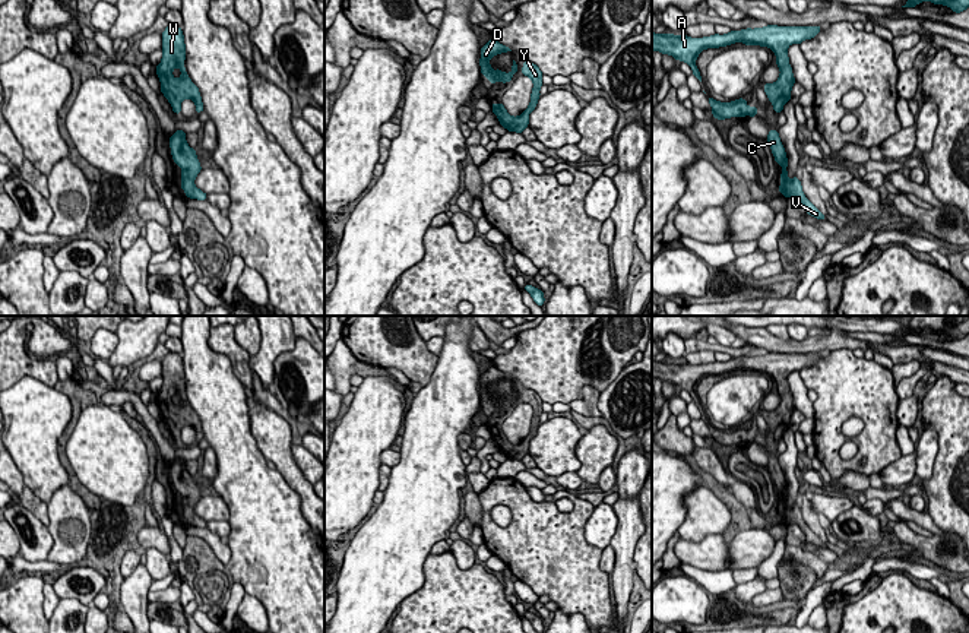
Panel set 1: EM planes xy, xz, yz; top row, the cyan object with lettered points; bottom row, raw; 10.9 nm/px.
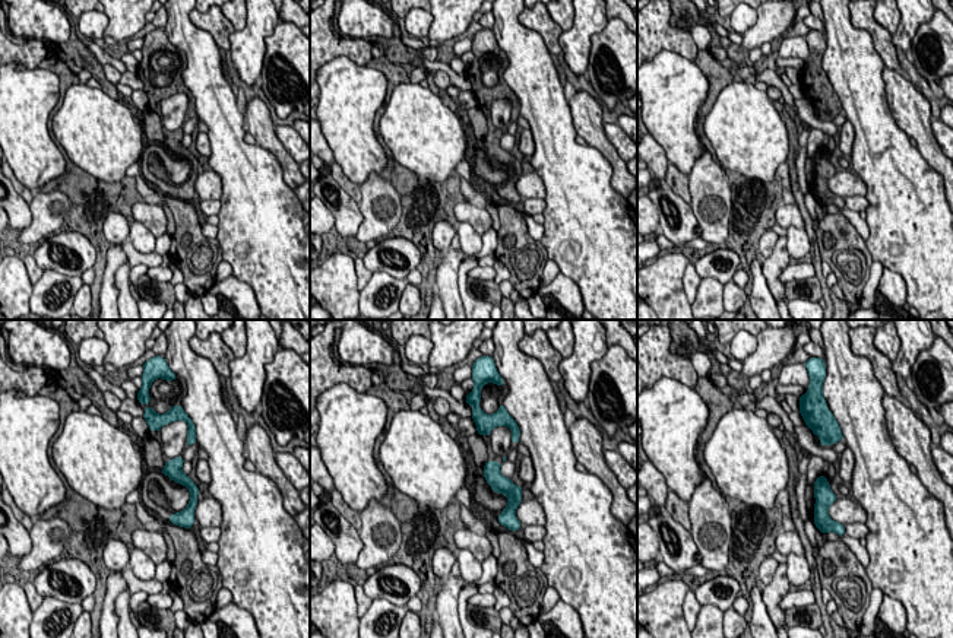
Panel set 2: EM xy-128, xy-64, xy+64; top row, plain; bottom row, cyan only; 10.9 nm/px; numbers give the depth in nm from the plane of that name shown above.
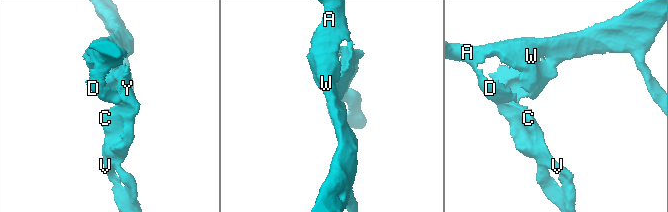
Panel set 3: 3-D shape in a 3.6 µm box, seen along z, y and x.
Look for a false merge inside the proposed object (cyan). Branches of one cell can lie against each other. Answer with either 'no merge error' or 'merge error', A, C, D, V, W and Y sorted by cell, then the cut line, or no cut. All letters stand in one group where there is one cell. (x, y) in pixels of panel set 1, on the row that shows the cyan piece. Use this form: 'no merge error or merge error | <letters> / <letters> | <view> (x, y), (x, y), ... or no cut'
no merge error | A C D V W Y | no cut

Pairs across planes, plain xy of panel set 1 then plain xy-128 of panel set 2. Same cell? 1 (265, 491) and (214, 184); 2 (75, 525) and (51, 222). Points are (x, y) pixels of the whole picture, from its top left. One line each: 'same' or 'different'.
1: different
2: same

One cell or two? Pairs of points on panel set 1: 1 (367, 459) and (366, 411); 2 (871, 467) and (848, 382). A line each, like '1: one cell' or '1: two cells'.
1: one cell
2: one cell

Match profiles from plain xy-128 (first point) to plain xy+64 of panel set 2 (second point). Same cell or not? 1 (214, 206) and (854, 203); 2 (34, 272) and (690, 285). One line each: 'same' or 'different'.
1: same
2: same

